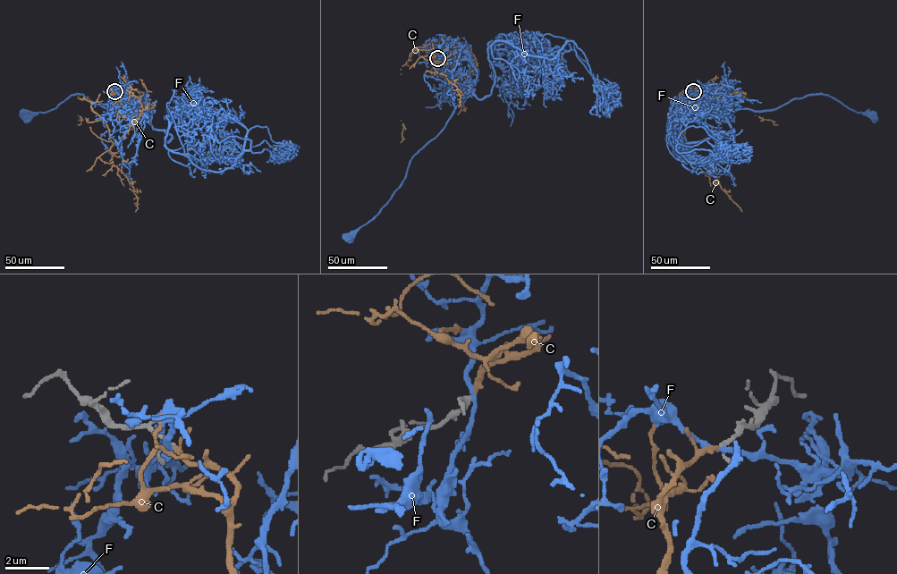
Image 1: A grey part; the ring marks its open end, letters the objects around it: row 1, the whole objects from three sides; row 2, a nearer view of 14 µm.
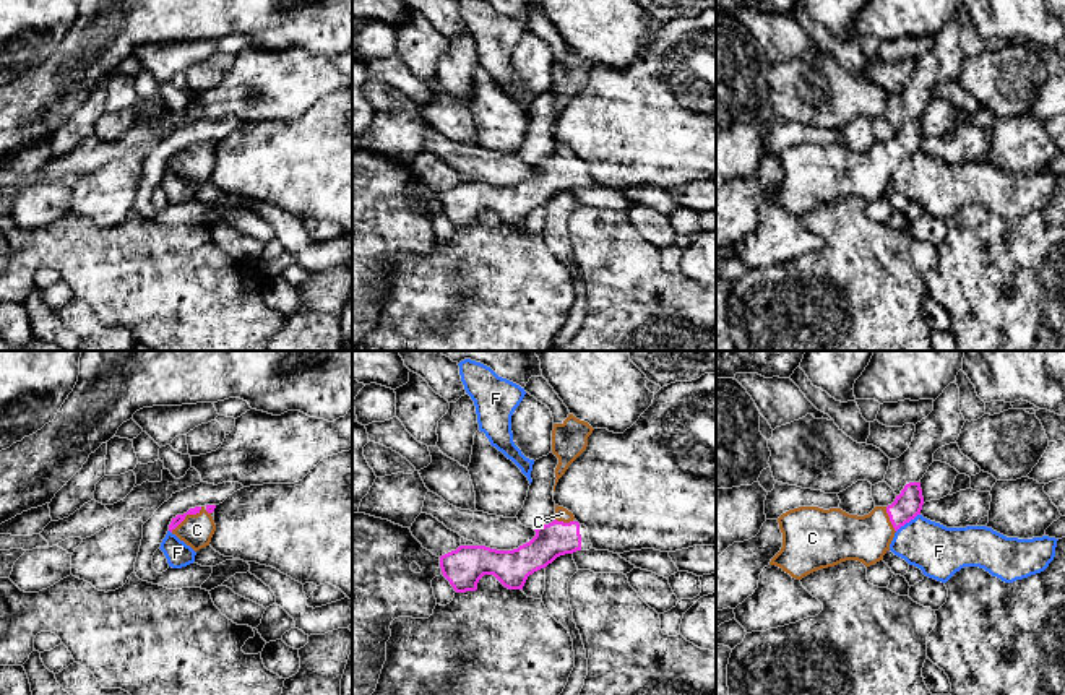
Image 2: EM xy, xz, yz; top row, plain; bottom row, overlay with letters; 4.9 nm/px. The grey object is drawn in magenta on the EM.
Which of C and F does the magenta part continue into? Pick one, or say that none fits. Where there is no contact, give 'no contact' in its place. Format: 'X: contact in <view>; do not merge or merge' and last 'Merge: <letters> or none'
C: contact in xy; merge
F: contact in yz; do not merge
Merge: C

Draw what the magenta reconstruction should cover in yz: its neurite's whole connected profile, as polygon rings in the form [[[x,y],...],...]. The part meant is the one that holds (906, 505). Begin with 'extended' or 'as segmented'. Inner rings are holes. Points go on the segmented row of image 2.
extended; [[[921,482],[904,486],[888,507],[857,516],[841,508],[799,507],[778,518],[783,547],[770,565],[796,580],[846,560],[870,567],[890,550],[895,533],[921,515]]]

